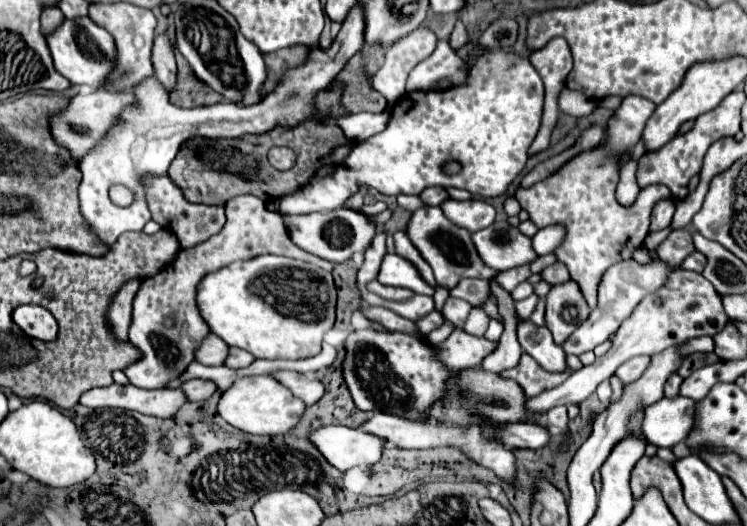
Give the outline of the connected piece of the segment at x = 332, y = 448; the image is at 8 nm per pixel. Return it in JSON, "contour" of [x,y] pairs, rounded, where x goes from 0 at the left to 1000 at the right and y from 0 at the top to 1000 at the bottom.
{"contour":[[[431,810],[412,821],[415,844],[455,897],[463,897],[482,882],[501,882],[511,867],[514,837],[487,825],[479,814],[463,810]]]}

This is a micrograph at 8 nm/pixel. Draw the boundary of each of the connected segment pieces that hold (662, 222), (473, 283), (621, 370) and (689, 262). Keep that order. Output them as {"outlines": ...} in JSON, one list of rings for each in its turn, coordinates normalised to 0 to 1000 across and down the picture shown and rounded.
{"outlines":[[[[886,380],[886,384],[881,384],[881,388],[876,392],[876,399],[873,399],[870,441],[878,441],[878,437],[886,437],[886,433],[894,433],[897,422],[900,422],[902,399],[905,399],[905,384],[902,384],[902,380]]],[[[618,532],[608,551],[602,551],[602,563],[618,567],[629,574],[632,582],[643,582],[653,567],[653,536],[648,532]]],[[[850,677],[849,681],[843,681],[843,684],[839,684],[835,688],[835,692],[831,692],[826,703],[823,705],[823,711],[830,719],[830,722],[835,730],[842,730],[843,726],[847,726],[849,722],[853,722],[857,719],[857,715],[861,711],[862,703],[867,698],[870,677]]],[[[932,475],[932,479],[926,479],[908,510],[913,510],[913,513],[929,513],[929,517],[940,517],[942,513],[942,506],[945,506],[945,490]]]]}

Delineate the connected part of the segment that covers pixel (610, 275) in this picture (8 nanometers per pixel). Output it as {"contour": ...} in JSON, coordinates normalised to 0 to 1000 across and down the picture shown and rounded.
{"contour":[[[833,494],[817,506],[817,513],[811,513],[811,525],[806,525],[806,540],[801,540],[801,582],[790,593],[790,605],[784,605],[784,612],[779,612],[779,620],[774,620],[752,654],[755,669],[776,677],[779,669],[795,665],[801,654],[811,650],[827,627],[827,620],[849,593],[862,563],[892,540],[892,529],[900,513],[902,510],[892,506],[892,498],[886,494],[873,494],[862,506],[849,494]]]}

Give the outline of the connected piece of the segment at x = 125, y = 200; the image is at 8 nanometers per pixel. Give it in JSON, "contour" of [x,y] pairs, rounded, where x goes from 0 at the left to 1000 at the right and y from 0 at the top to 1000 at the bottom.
{"contour":[[[153,350],[147,357],[147,380],[155,388],[155,392],[170,394],[174,392],[174,384],[179,384],[179,369],[171,354],[163,354],[163,350]]]}

